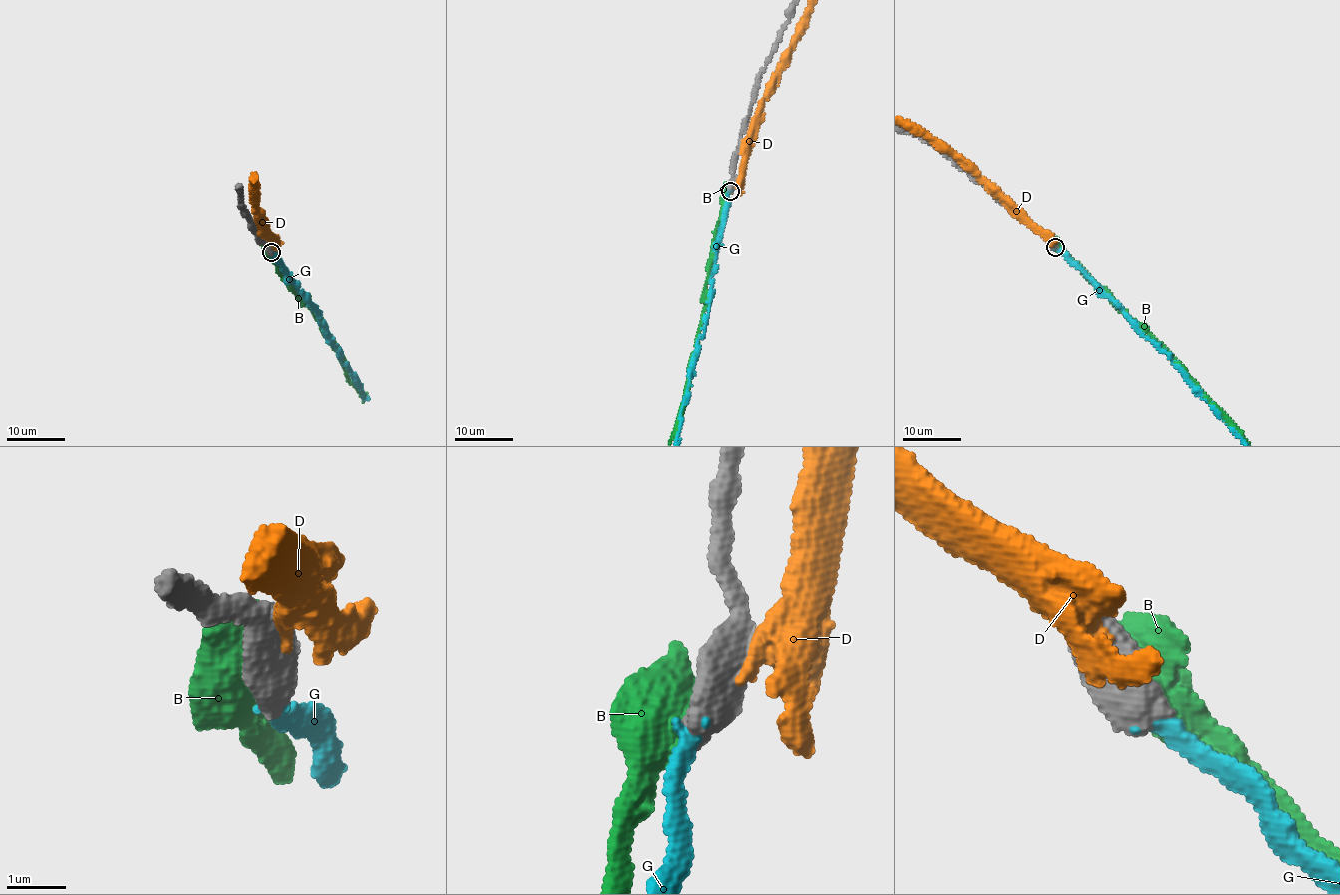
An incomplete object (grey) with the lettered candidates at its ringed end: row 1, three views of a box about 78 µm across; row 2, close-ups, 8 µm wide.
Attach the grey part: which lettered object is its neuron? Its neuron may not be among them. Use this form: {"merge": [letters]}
{"merge": ["G"]}

